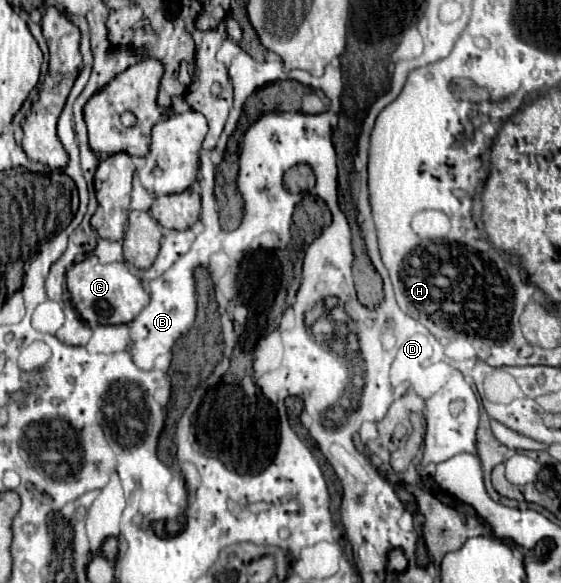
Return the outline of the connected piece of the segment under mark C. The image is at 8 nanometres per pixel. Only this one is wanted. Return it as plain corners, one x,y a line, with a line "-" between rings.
89,255
67,271
67,289
71,293
71,305
91,327
131,323
149,303
149,295
145,293
141,279
133,275
125,263
101,265
95,255

